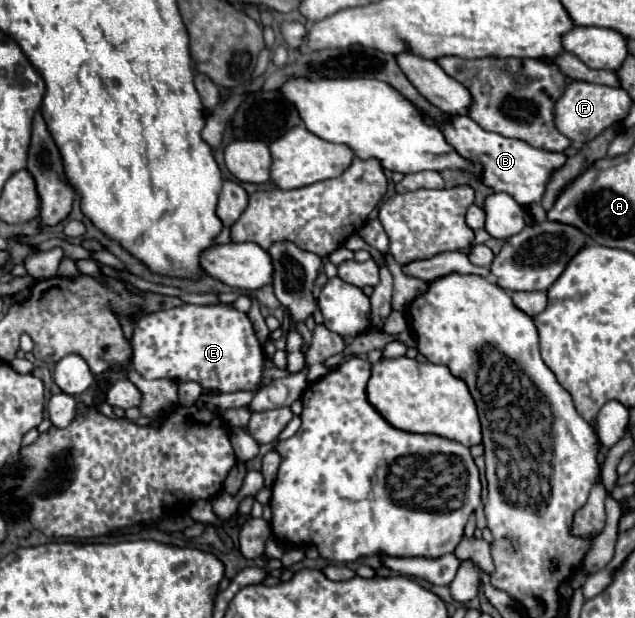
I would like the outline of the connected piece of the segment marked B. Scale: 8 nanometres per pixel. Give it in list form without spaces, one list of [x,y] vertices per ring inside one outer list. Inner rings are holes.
[[[421,111],[421,117],[425,123],[435,125],[445,135],[447,143],[467,161],[481,165],[481,183],[491,187],[493,191],[509,193],[519,205],[531,205],[539,203],[545,191],[547,177],[553,169],[561,167],[565,163],[563,153],[549,153],[543,149],[535,149],[519,139],[509,139],[499,133],[489,133],[481,129],[475,121],[471,121],[467,115],[449,115],[449,119],[435,119],[429,113]]]

